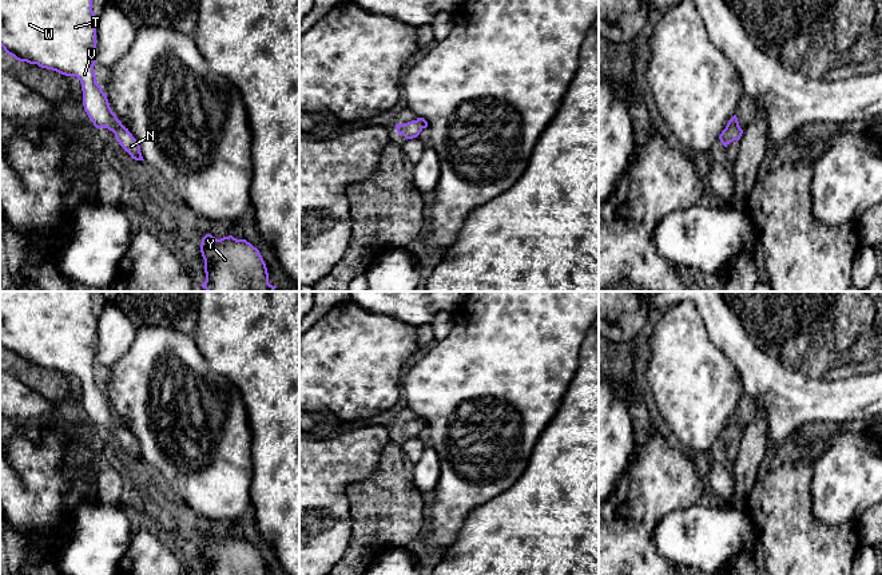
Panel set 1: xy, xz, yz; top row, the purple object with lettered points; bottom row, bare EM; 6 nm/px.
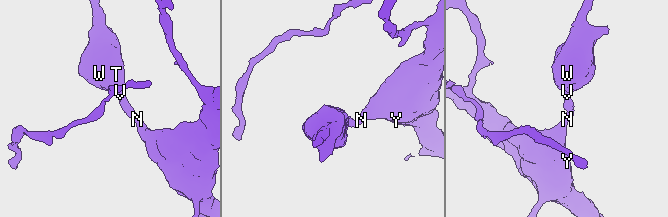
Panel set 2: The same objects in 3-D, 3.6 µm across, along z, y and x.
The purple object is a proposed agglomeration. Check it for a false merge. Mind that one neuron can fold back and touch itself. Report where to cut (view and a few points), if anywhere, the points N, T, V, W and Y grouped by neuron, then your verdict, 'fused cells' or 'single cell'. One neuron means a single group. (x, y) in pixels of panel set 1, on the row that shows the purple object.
cut none; groups N T V W Y; single cell

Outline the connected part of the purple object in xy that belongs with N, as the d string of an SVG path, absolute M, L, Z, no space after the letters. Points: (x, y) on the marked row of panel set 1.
M0 0L4 51L19 62L76 76L94 126L112 131L132 159L144 160L139 142L112 112L96 83L96 24L92 0Z

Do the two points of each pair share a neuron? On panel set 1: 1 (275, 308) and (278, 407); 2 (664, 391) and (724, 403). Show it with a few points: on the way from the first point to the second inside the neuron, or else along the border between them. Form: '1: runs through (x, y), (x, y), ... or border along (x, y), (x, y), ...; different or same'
1: runs through (278, 332), (278, 383); same
2: runs through (679, 391), (696, 391), (710, 400); same

